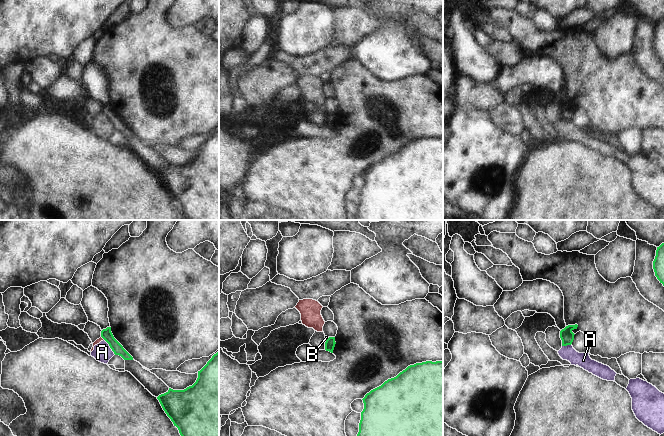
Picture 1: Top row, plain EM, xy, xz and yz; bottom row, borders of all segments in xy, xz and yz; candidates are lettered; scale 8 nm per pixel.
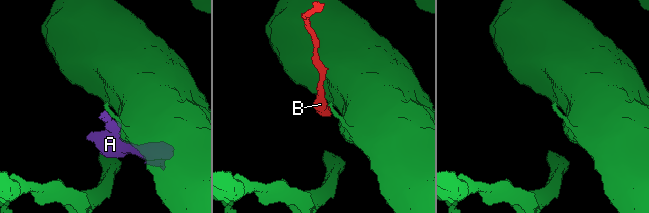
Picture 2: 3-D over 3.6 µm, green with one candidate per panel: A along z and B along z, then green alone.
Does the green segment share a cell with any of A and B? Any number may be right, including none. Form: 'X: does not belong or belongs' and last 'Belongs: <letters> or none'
A: does not belong
B: does not belong
Belongs: none

